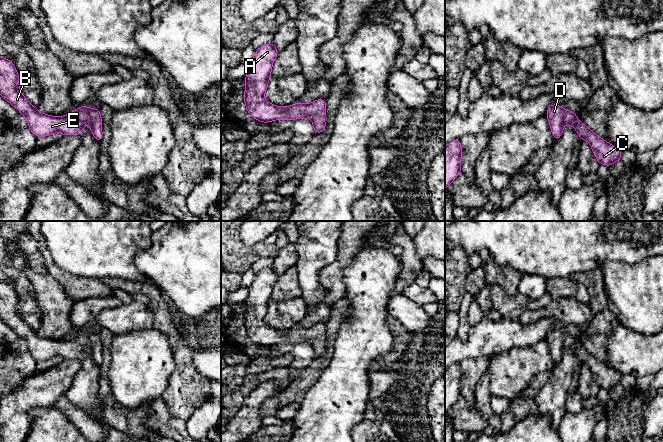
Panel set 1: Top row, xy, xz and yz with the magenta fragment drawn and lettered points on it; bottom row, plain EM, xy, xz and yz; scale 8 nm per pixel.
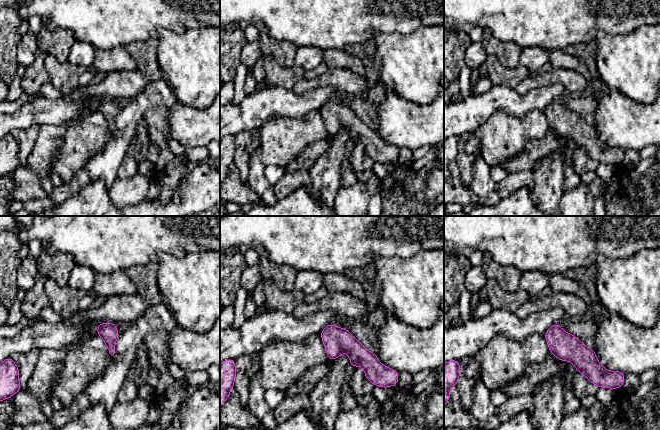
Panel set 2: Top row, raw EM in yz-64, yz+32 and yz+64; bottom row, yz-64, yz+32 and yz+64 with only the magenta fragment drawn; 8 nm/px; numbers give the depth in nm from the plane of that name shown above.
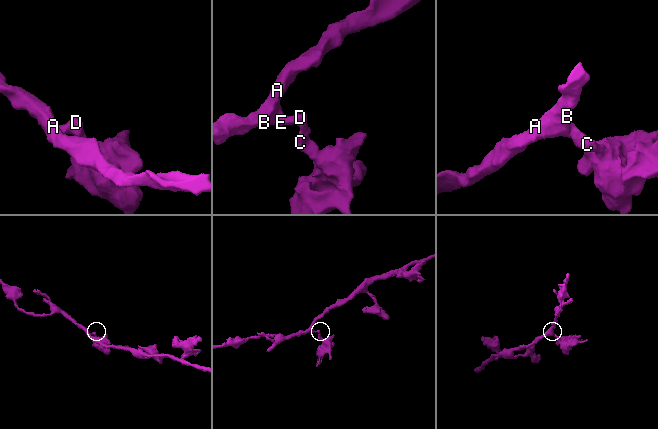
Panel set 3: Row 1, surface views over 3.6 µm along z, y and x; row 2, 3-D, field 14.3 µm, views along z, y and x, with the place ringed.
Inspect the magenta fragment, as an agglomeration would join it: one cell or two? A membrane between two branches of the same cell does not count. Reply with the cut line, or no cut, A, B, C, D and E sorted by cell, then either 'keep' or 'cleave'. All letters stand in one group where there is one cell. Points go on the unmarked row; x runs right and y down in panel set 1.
no cut; A B C D E; keep

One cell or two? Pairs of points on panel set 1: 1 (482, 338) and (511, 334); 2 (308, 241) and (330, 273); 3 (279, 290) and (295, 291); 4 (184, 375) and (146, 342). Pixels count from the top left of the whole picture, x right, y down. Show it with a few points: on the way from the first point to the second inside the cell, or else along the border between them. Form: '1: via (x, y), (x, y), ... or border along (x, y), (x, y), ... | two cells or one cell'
1: via (489, 337), (497, 337), (504, 334) | one cell
2: border along (336, 244), (336, 258), (319, 273), (322, 288) | two cells
3: via (283, 290), (291, 290) | one cell
4: border along (169, 344), (172, 350), (174, 370), (166, 389) | two cells

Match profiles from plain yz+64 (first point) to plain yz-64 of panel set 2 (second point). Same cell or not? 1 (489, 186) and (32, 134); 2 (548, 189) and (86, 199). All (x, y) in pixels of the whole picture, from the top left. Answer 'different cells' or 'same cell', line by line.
1: different cells
2: different cells

